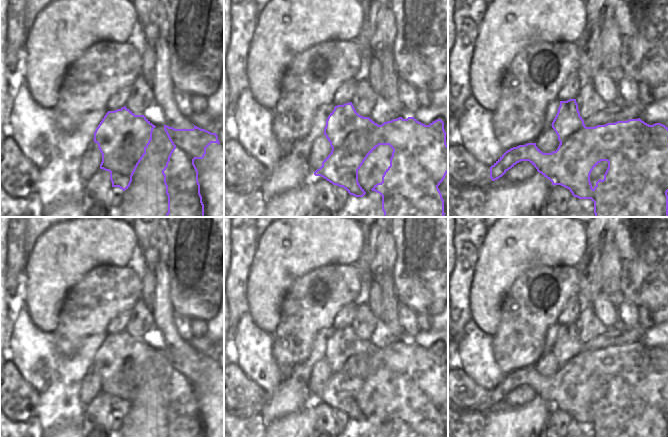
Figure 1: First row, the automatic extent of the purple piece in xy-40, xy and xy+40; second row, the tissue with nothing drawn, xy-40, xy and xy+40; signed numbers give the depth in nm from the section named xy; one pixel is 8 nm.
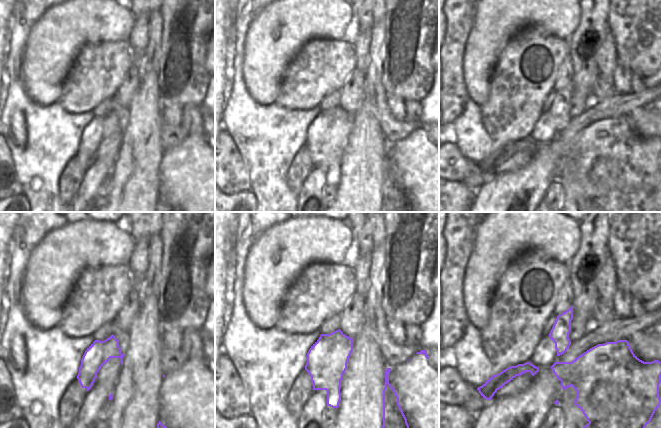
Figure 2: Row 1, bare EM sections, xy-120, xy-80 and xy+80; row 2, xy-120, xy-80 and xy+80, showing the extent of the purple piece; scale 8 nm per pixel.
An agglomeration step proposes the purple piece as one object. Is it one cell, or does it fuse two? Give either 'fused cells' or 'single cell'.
fused cells

